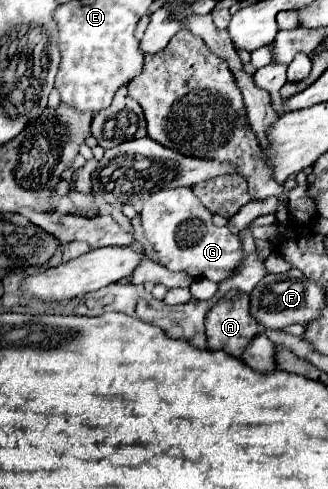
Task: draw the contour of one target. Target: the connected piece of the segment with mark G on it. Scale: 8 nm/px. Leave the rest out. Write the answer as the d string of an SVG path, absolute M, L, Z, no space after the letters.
M174 188L174 190L160 190L148 196L144 208L140 212L142 228L146 240L152 244L156 252L156 262L166 266L172 272L190 272L194 278L208 278L212 282L222 282L228 278L242 262L242 248L238 236L234 236L228 228L216 228L212 224L213 214L194 196L192 188Z

